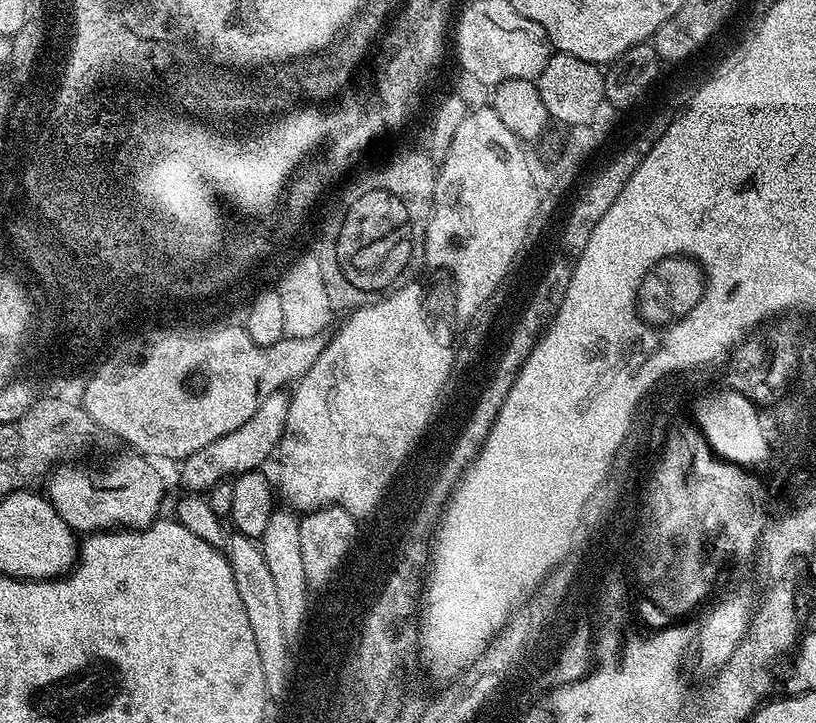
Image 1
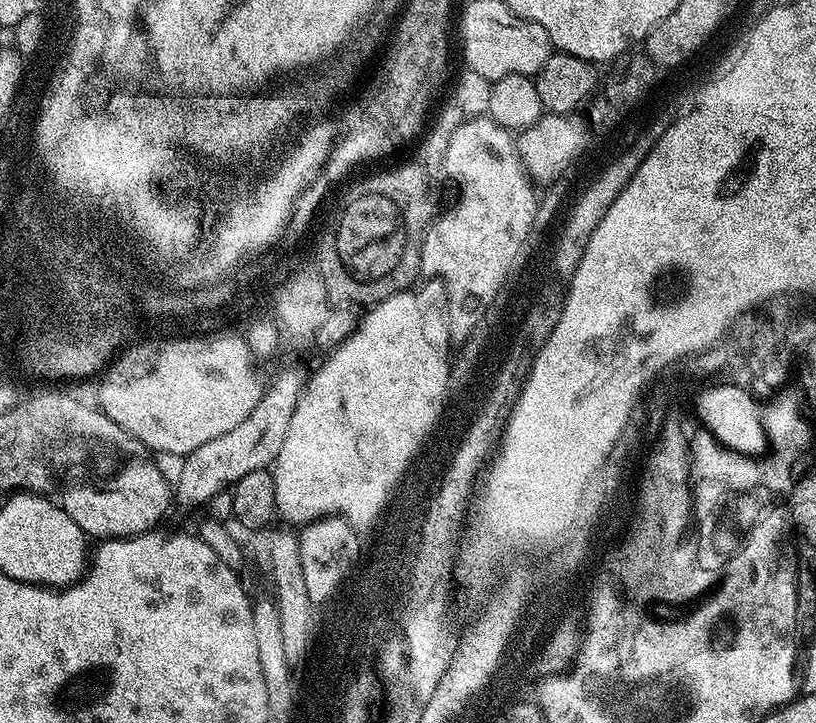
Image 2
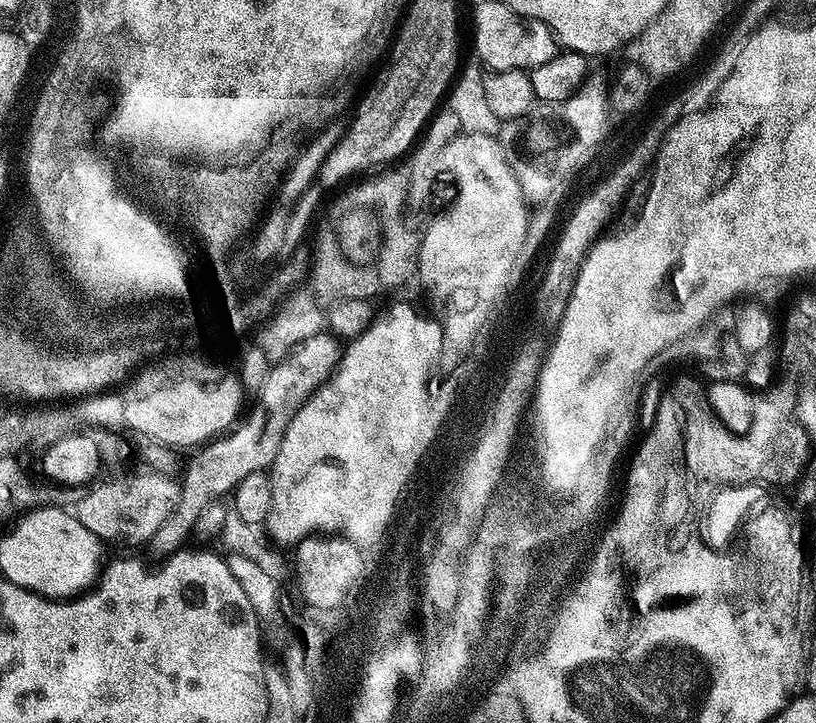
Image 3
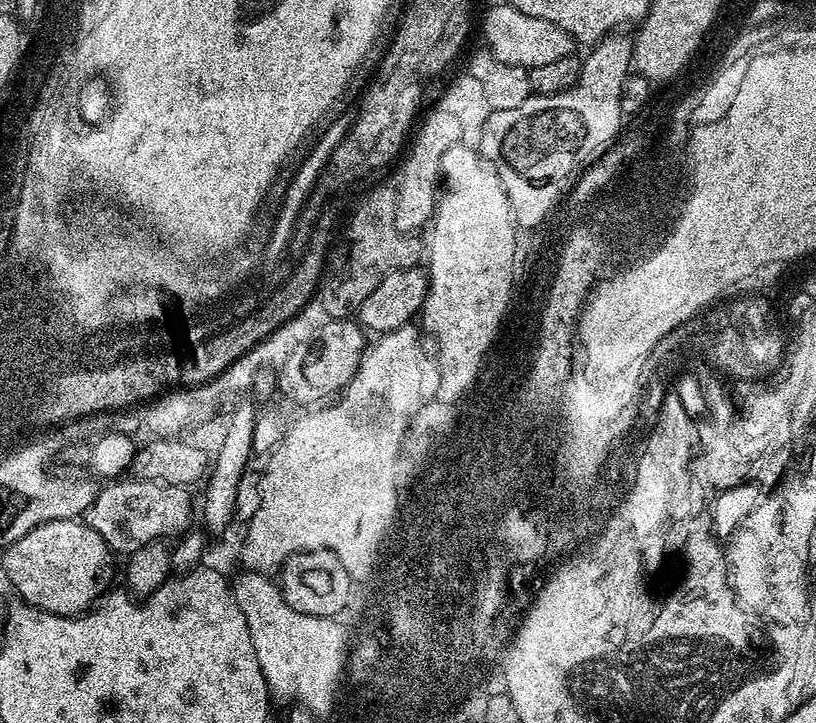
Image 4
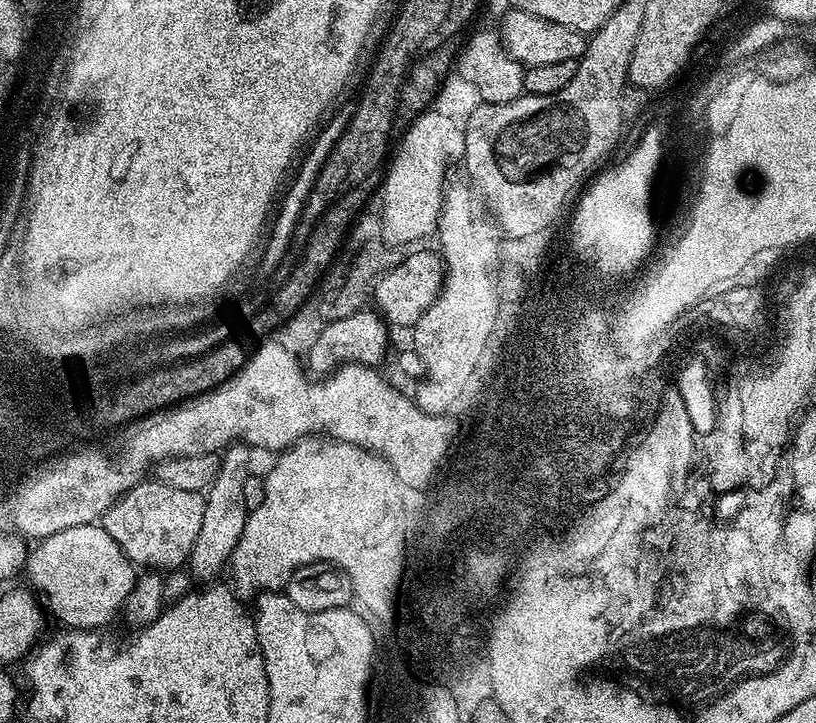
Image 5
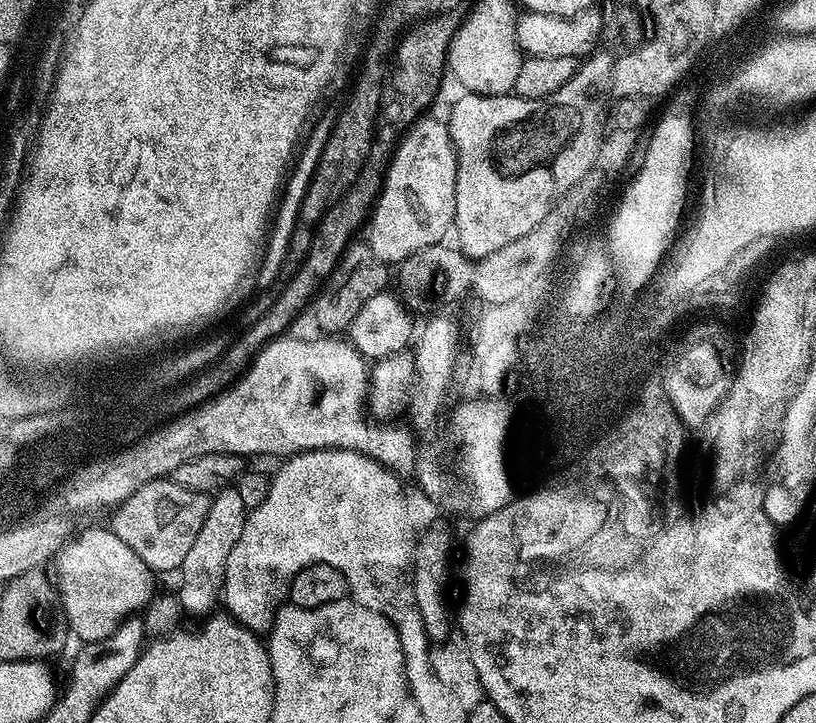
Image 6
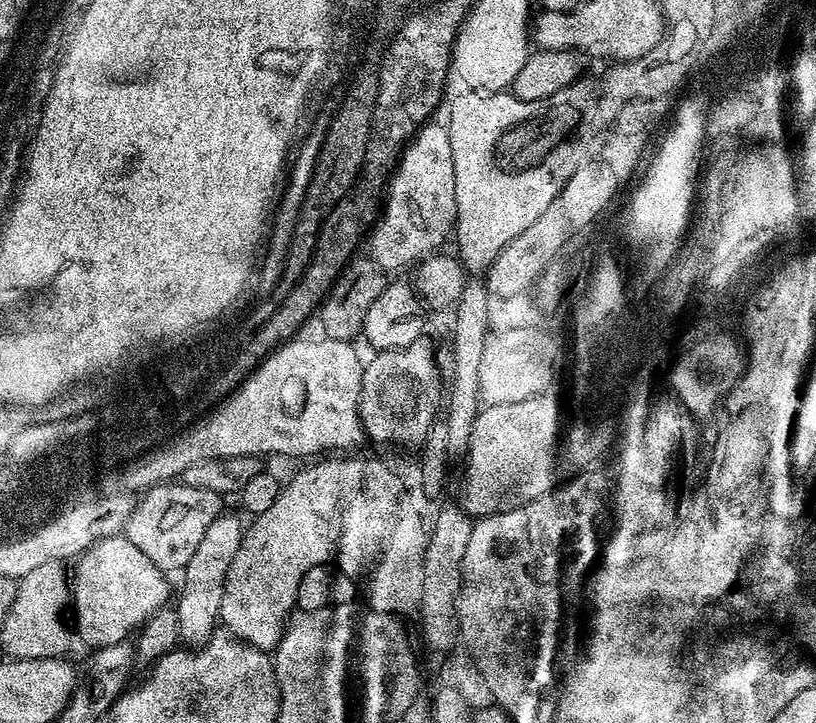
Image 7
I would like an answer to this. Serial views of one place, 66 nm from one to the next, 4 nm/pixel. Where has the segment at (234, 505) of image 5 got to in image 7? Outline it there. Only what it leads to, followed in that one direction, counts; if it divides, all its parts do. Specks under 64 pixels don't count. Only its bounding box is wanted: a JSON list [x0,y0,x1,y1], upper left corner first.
[174,513,243,646]

